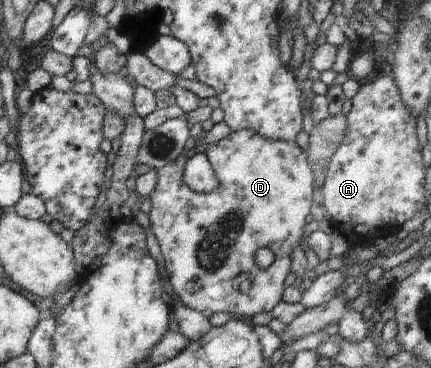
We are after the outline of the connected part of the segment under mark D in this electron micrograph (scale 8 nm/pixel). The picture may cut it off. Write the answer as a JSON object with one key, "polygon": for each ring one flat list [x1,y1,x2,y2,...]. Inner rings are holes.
{"polygon":[[248,129,231,131,216,143,197,142,176,162,157,169,157,175,156,188,150,193,152,208,148,216,165,260,169,283,184,306,208,318,217,312,231,312,234,318,247,321,254,314,270,312,282,301,284,280,291,272,292,253,304,244,310,229,304,220,312,211,314,180,306,152,295,142,268,140],[198,152,206,154,220,181,220,187,214,192,192,191,182,179,186,161],[259,248,268,248,274,254,274,262,265,270,254,261]]}

